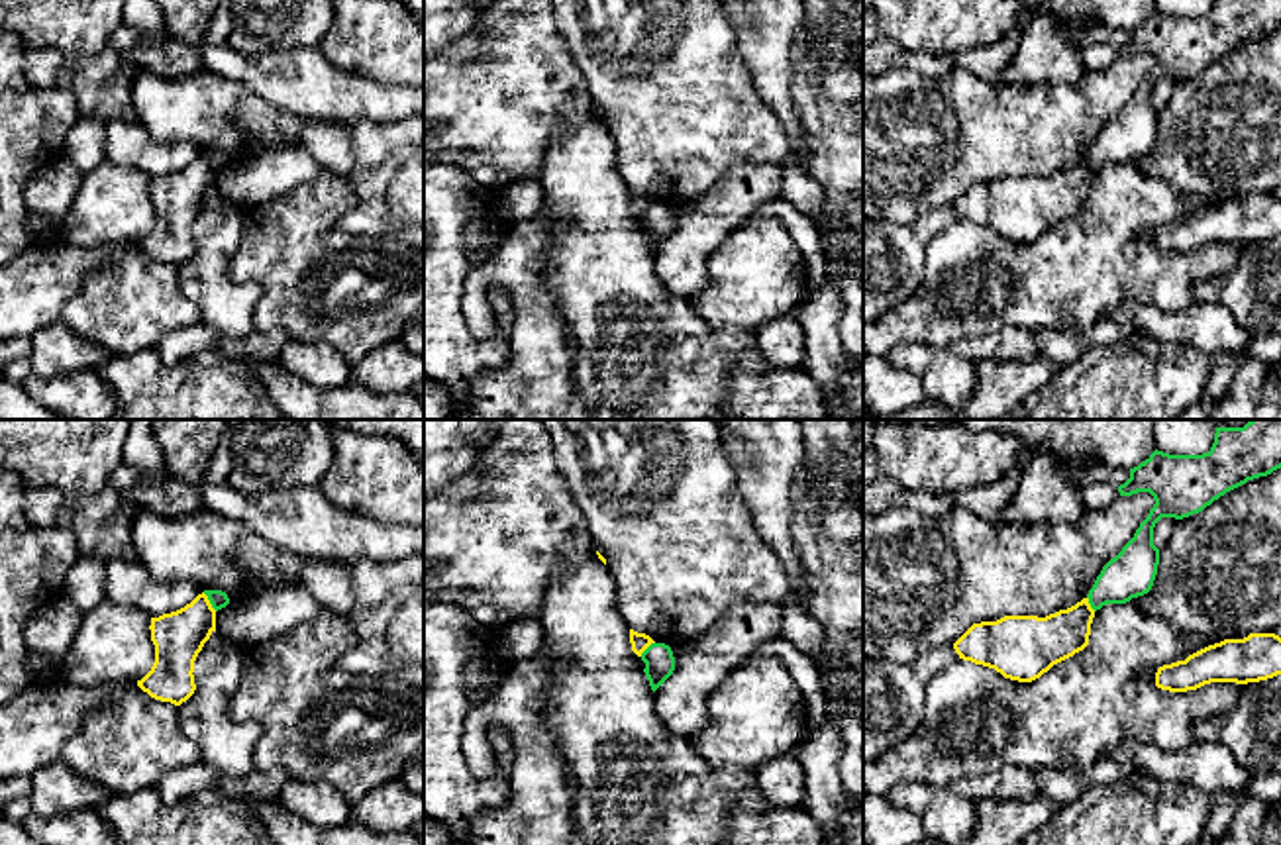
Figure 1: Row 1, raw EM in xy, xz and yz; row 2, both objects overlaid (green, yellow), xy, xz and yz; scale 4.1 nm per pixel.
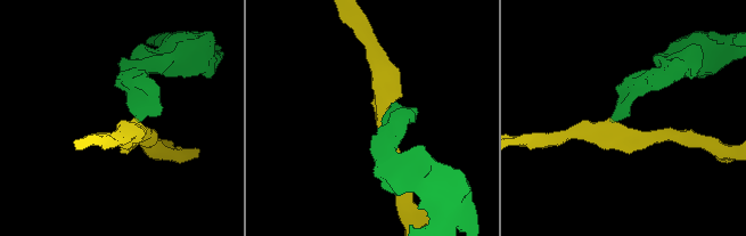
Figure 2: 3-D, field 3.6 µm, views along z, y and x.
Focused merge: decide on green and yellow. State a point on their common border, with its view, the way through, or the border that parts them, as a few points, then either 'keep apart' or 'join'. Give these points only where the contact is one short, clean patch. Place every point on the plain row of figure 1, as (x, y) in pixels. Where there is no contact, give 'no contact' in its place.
xy (210, 163) | along xy (203, 153), (216, 171) | keep apart

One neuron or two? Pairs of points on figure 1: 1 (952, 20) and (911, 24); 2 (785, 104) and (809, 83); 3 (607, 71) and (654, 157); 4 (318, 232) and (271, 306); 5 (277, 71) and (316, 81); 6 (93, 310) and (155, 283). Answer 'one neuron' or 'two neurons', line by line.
1: one neuron
2: two neurons
3: one neuron
4: one neuron
5: one neuron
6: one neuron

